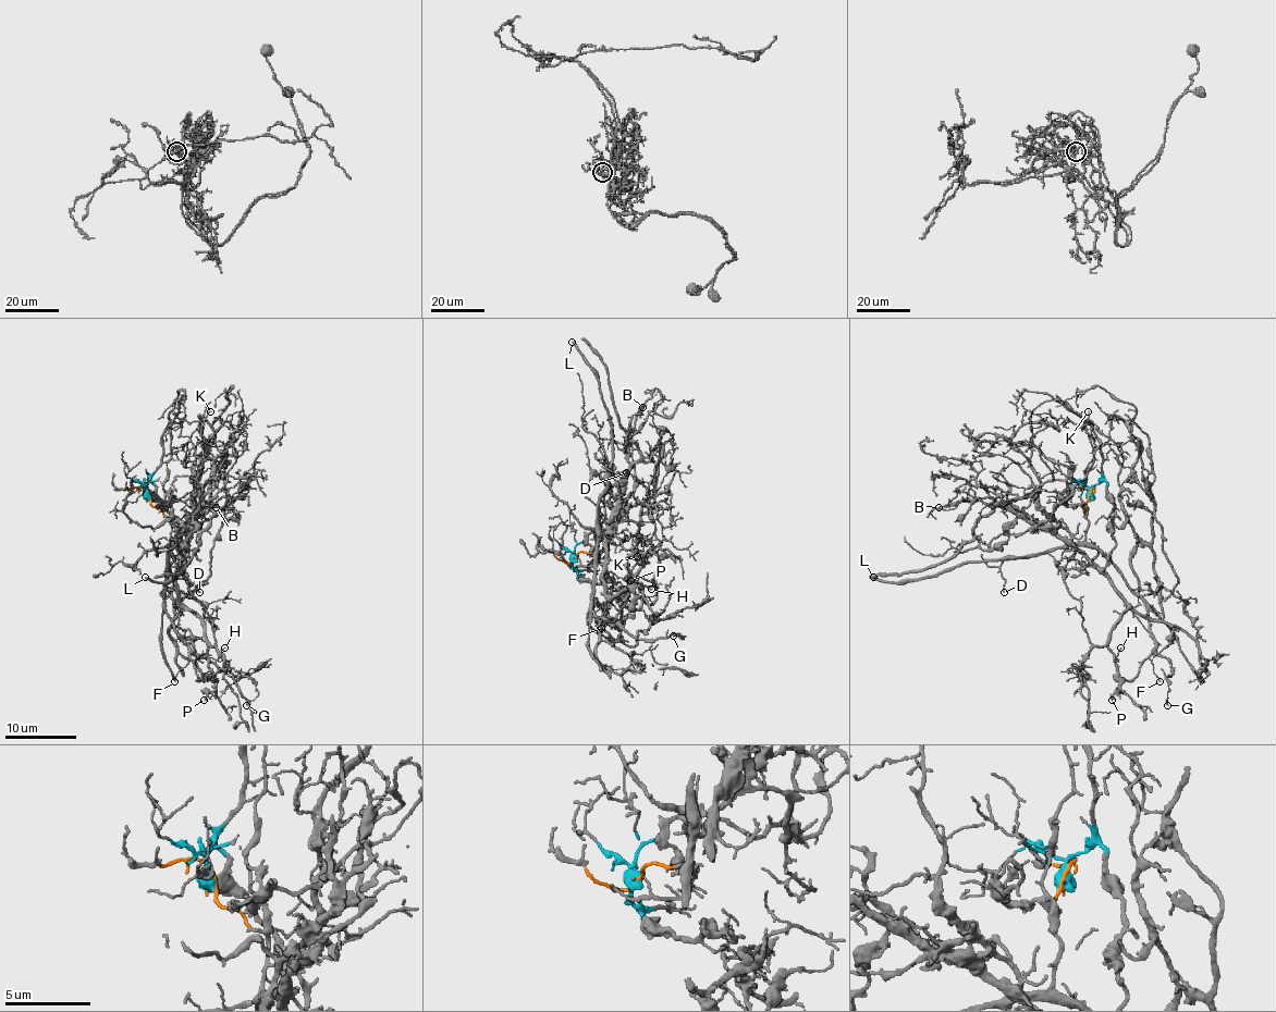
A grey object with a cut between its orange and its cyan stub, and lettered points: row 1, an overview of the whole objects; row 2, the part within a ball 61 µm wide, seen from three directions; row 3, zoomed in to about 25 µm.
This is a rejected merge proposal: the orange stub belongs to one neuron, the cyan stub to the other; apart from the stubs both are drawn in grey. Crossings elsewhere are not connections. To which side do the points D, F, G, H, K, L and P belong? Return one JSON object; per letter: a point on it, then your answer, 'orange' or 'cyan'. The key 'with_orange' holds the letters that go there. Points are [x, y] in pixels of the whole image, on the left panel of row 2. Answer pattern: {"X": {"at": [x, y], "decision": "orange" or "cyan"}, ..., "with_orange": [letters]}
{"D": {"at": [199, 592], "decision": "orange"}, "F": {"at": [174, 681], "decision": "orange"}, "G": {"at": [246, 705], "decision": "orange"}, "H": {"at": [224, 648], "decision": "cyan"}, "K": {"at": [210, 411], "decision": "orange"}, "L": {"at": [145, 577], "decision": "orange"}, "P": {"at": [204, 700], "decision": "cyan"}, "with_orange": ["D", "F", "G", "K", "L"]}

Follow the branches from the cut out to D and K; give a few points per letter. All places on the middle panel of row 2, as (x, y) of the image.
D: (575, 557), (580, 552), (594, 552), (599, 555), (599, 498), (605, 488), (608, 468), (616, 473), (627, 471)
K: (575, 557), (599, 555), (593, 605), (624, 585), (630, 590), (627, 560), (638, 555)

